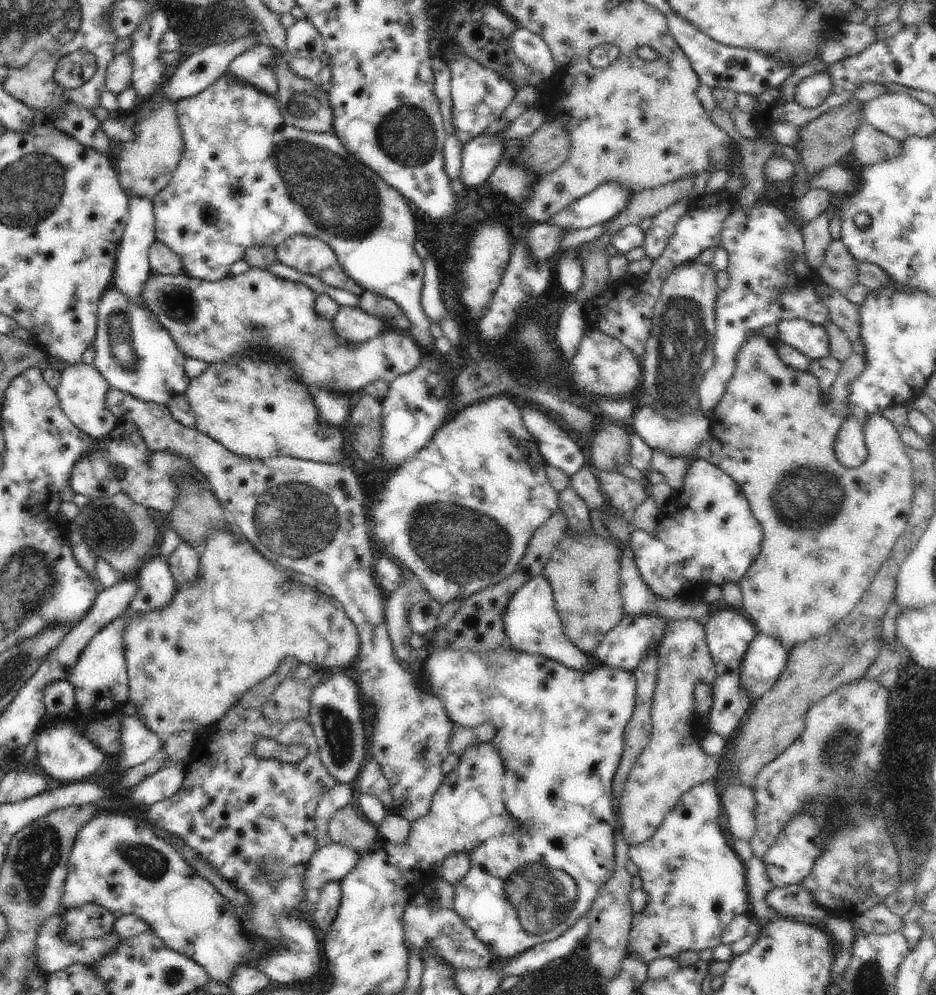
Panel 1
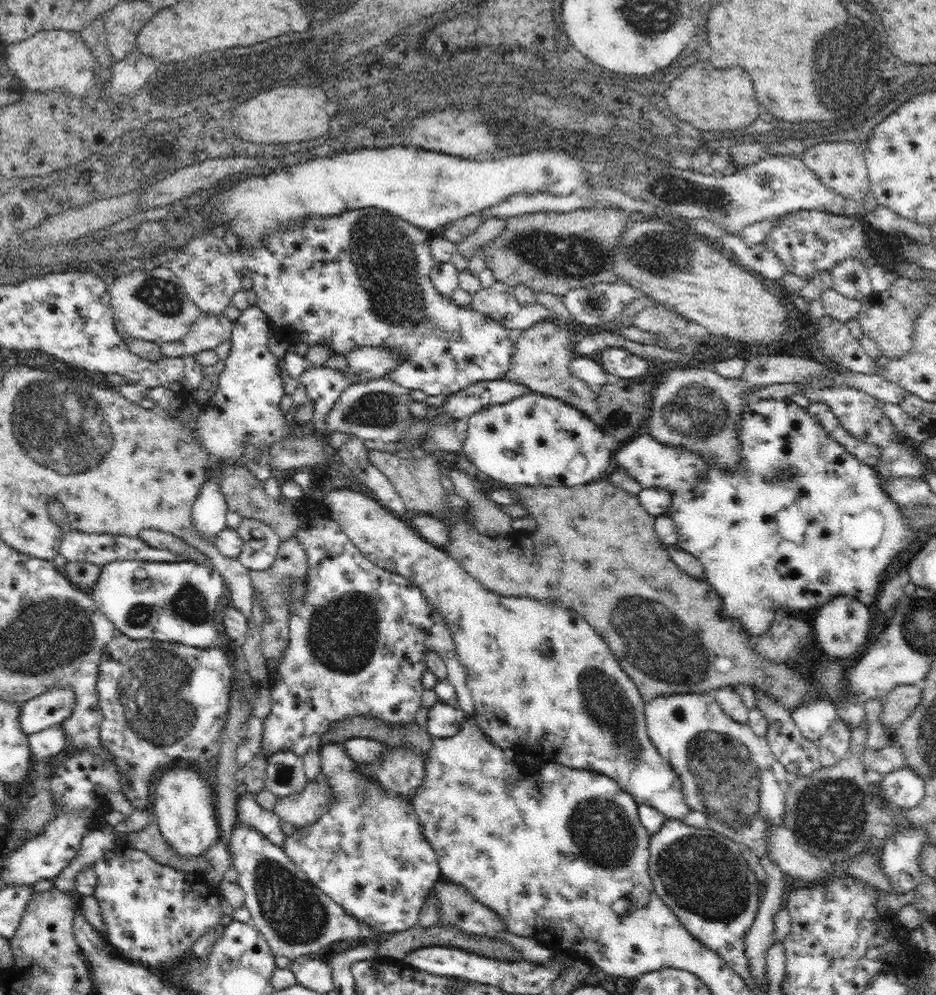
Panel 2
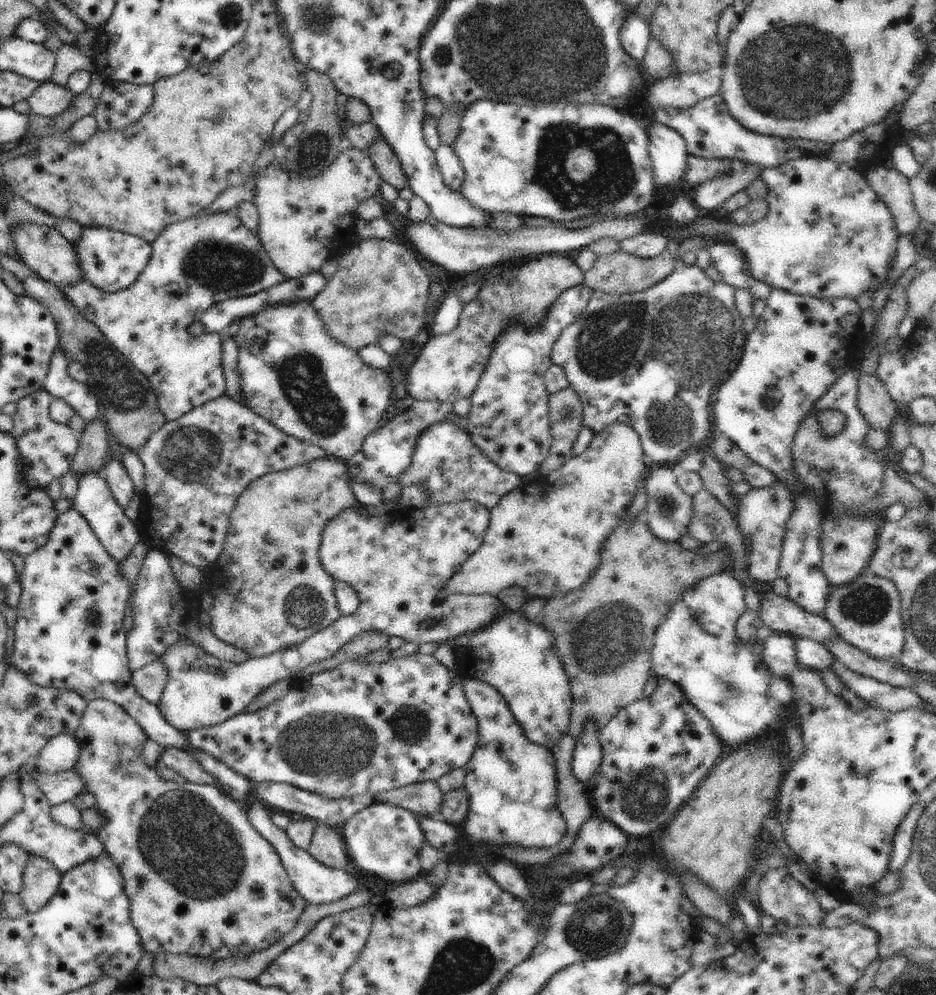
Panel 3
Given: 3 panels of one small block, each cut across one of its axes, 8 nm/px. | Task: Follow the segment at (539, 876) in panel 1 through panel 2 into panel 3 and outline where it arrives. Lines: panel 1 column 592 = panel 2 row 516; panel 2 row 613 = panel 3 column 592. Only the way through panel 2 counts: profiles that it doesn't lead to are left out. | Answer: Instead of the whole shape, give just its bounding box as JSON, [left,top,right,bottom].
[572,723,603,783]

